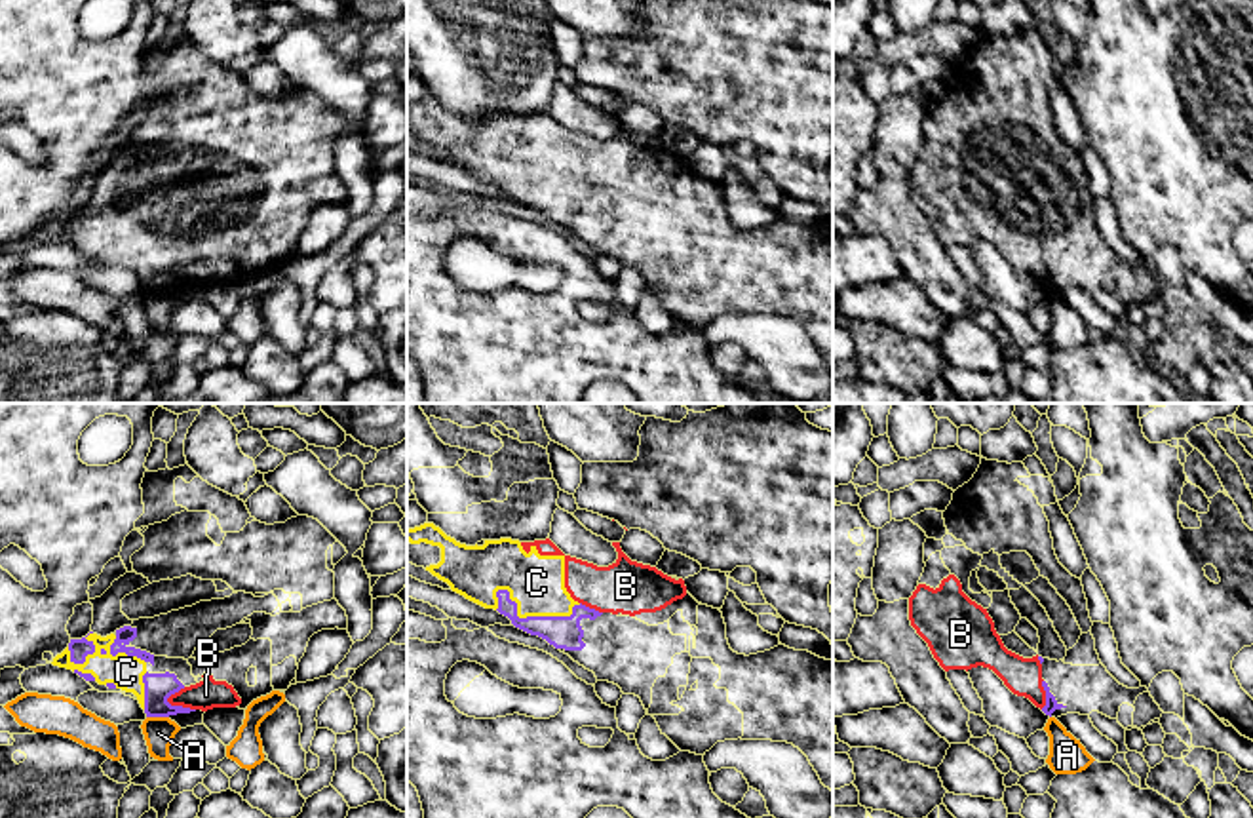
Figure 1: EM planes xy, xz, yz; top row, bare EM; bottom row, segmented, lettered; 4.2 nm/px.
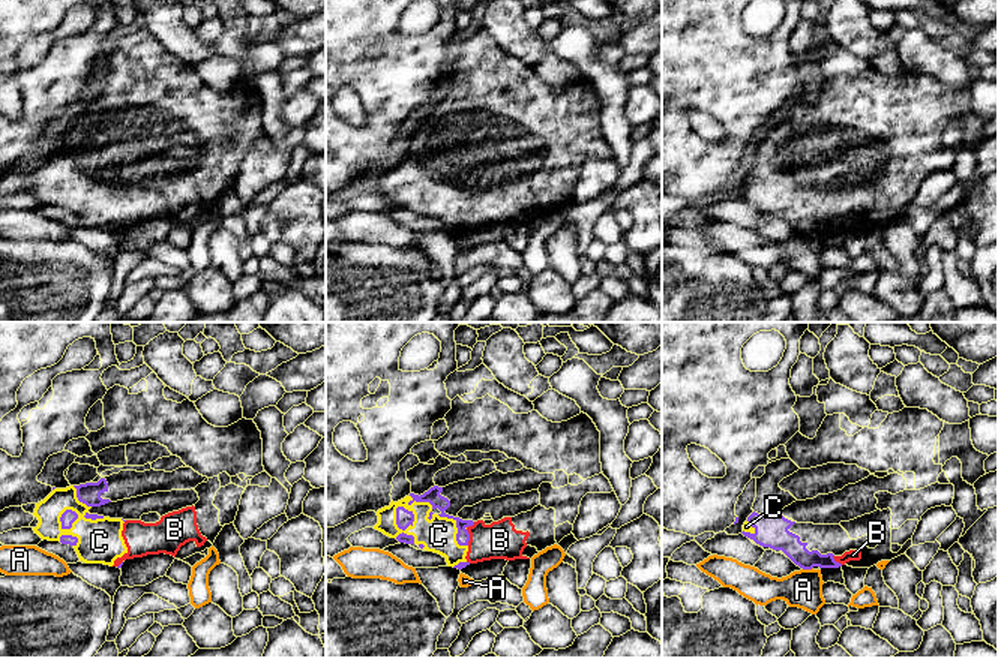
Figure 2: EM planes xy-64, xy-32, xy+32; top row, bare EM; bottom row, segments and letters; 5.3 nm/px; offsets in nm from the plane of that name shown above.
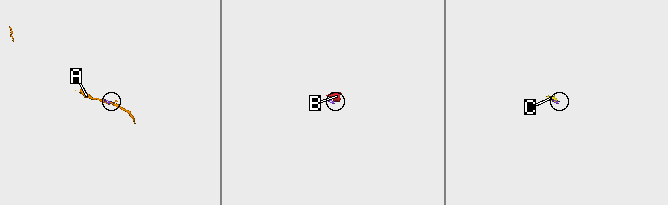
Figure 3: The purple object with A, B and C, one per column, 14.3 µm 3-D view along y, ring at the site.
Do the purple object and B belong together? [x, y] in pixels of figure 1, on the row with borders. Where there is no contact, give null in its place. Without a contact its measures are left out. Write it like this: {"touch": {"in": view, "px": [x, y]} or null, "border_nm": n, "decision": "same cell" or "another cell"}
{"touch": {"in": "xy", "px": [181, 706]}, "border_nm": 140, "decision": "same cell"}

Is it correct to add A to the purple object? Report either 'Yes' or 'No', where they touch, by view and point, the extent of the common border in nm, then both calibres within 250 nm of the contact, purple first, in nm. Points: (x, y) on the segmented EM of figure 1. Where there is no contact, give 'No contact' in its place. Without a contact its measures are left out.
No. Touches purple at xy (158, 716). Shared border 100 nm. Thickness 120 nm (purple) against 130 nm

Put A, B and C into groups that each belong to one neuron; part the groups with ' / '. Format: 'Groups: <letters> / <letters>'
Groups: A / B C

